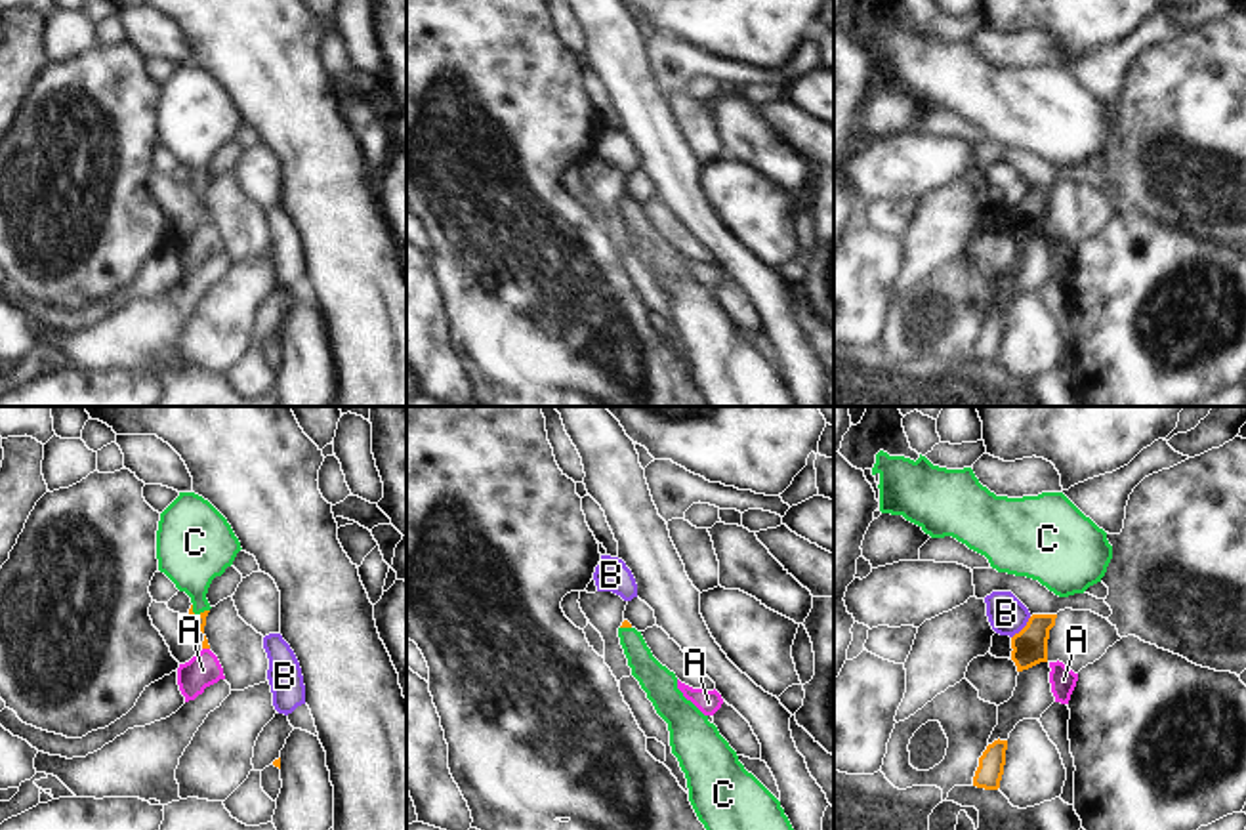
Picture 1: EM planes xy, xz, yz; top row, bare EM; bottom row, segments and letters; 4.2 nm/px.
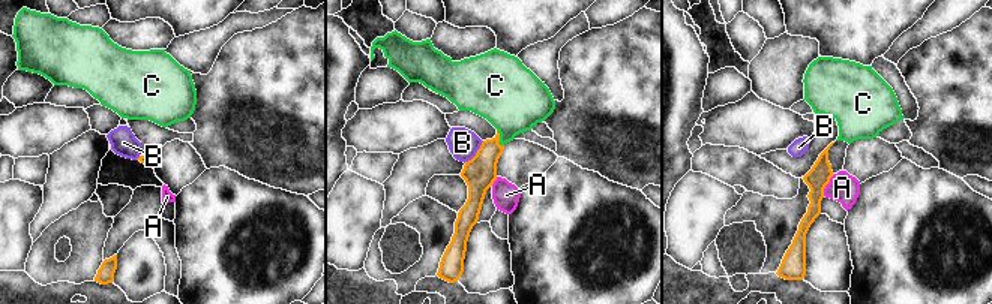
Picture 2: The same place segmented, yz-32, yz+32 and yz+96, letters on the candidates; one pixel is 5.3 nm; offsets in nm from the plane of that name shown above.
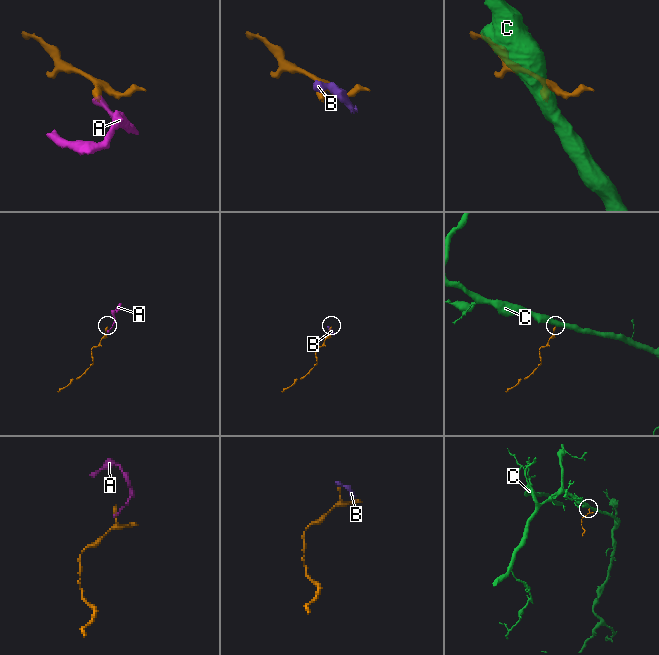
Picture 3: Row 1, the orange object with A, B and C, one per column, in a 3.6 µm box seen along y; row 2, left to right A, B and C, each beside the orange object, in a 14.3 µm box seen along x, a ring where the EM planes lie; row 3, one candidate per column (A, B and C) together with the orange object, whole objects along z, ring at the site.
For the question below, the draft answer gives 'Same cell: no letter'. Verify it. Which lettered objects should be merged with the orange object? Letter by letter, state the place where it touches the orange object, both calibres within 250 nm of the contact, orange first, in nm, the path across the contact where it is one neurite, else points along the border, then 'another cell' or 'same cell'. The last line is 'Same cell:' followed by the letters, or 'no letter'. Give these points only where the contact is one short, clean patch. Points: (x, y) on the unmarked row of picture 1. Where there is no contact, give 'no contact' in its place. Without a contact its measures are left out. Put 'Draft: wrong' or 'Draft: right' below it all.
A: contact xy (207, 220); calibres 30 and 140 nm; border xy (203, 220), (208, 222); another cell
B: contact yz (1023, 201); calibres 150 and 160 nm; border yz (1031, 189), (1012, 210); another cell
C: contact xy (201, 186); calibres 60 and 280 nm; way xy (197, 193), (201, 186), (191, 128); same cell
Same cell: C
Draft: wrong

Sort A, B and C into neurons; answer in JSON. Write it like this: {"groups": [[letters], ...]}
{"groups": [["A"], ["B"], ["C"]]}

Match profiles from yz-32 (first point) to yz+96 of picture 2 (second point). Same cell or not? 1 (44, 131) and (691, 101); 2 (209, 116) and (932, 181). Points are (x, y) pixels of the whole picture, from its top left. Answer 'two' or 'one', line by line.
1: two
2: two

